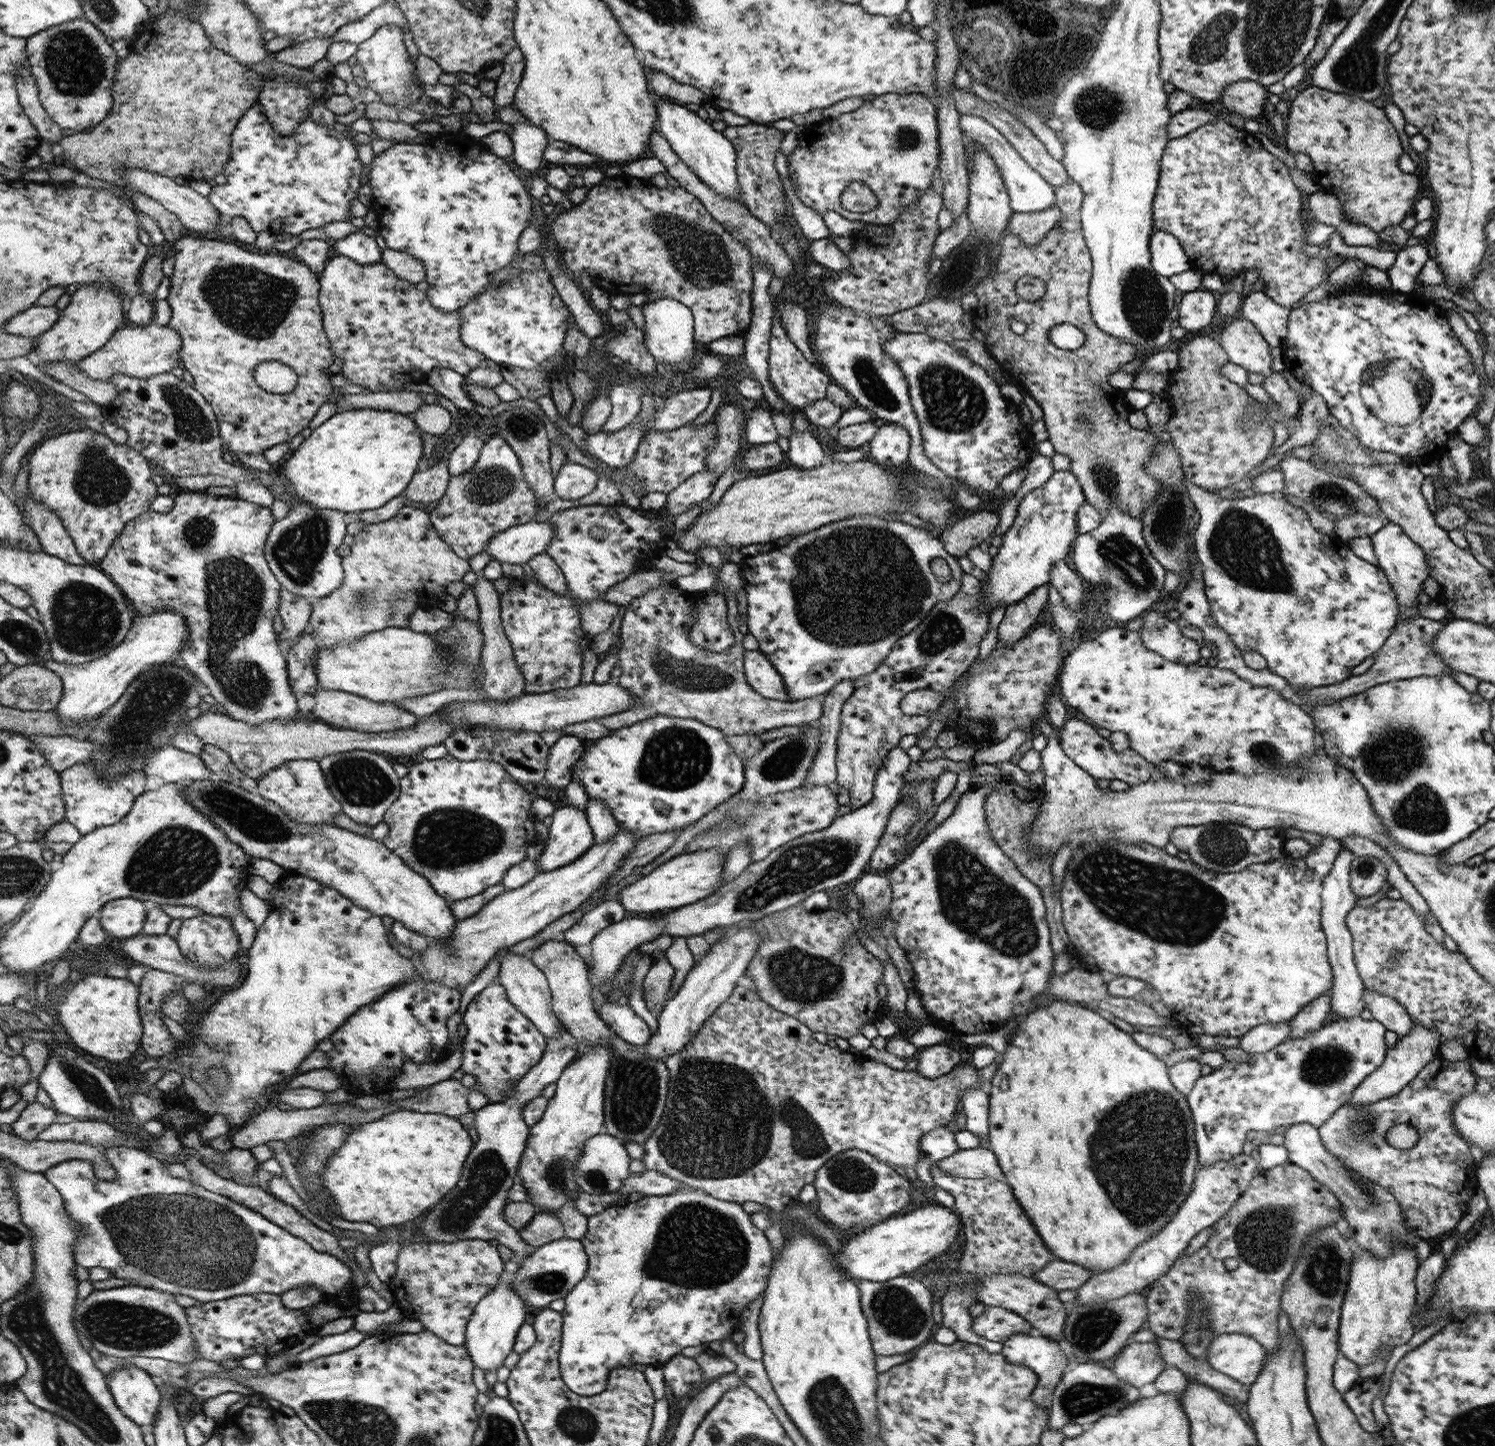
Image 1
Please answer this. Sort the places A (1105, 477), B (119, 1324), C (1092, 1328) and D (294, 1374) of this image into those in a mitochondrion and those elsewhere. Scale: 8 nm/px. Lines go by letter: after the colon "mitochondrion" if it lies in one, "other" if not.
A: mitochondrion
B: mitochondrion
C: mitochondrion
D: other

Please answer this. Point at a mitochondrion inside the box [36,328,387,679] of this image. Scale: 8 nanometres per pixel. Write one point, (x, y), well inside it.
(86, 620)

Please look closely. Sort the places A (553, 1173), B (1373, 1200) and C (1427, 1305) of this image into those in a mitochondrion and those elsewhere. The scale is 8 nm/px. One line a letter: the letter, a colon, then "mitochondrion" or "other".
A: mitochondrion
B: mitochondrion
C: other

